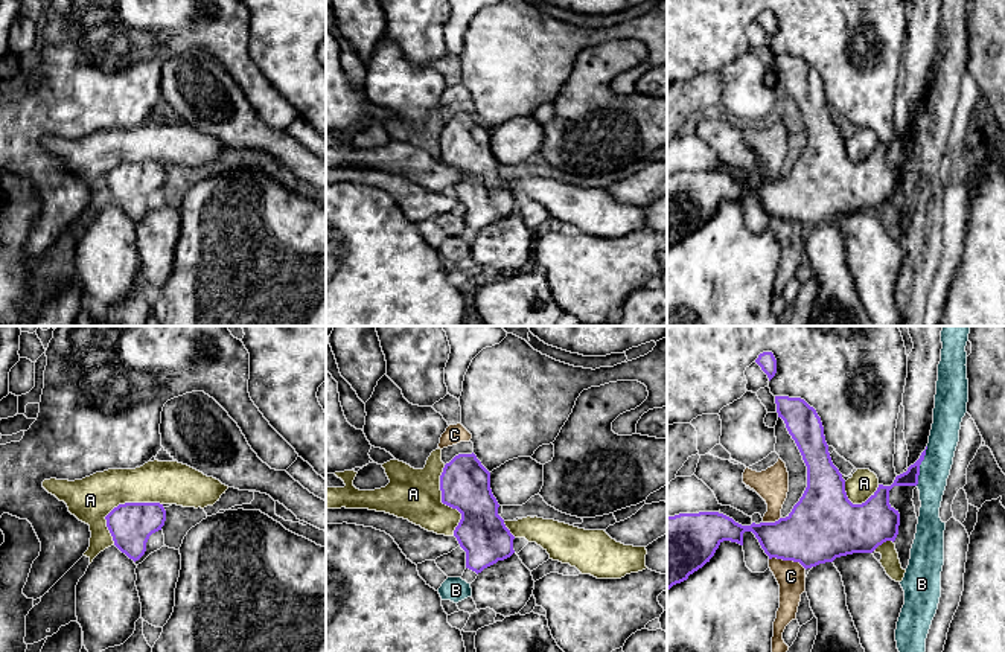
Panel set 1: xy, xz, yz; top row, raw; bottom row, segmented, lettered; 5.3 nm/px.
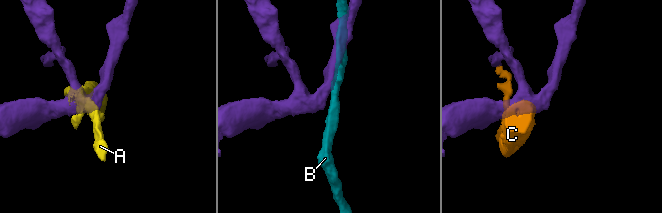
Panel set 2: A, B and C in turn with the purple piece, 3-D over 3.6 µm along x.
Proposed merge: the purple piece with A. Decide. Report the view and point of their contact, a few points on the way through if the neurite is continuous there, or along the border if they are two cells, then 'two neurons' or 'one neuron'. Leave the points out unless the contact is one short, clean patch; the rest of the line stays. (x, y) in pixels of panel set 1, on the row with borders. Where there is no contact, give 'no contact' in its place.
xy (119, 504) | two neurons

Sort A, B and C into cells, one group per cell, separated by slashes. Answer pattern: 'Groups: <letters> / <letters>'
Groups: A / B / C

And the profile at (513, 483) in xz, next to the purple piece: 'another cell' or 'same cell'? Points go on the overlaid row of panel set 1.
another cell

